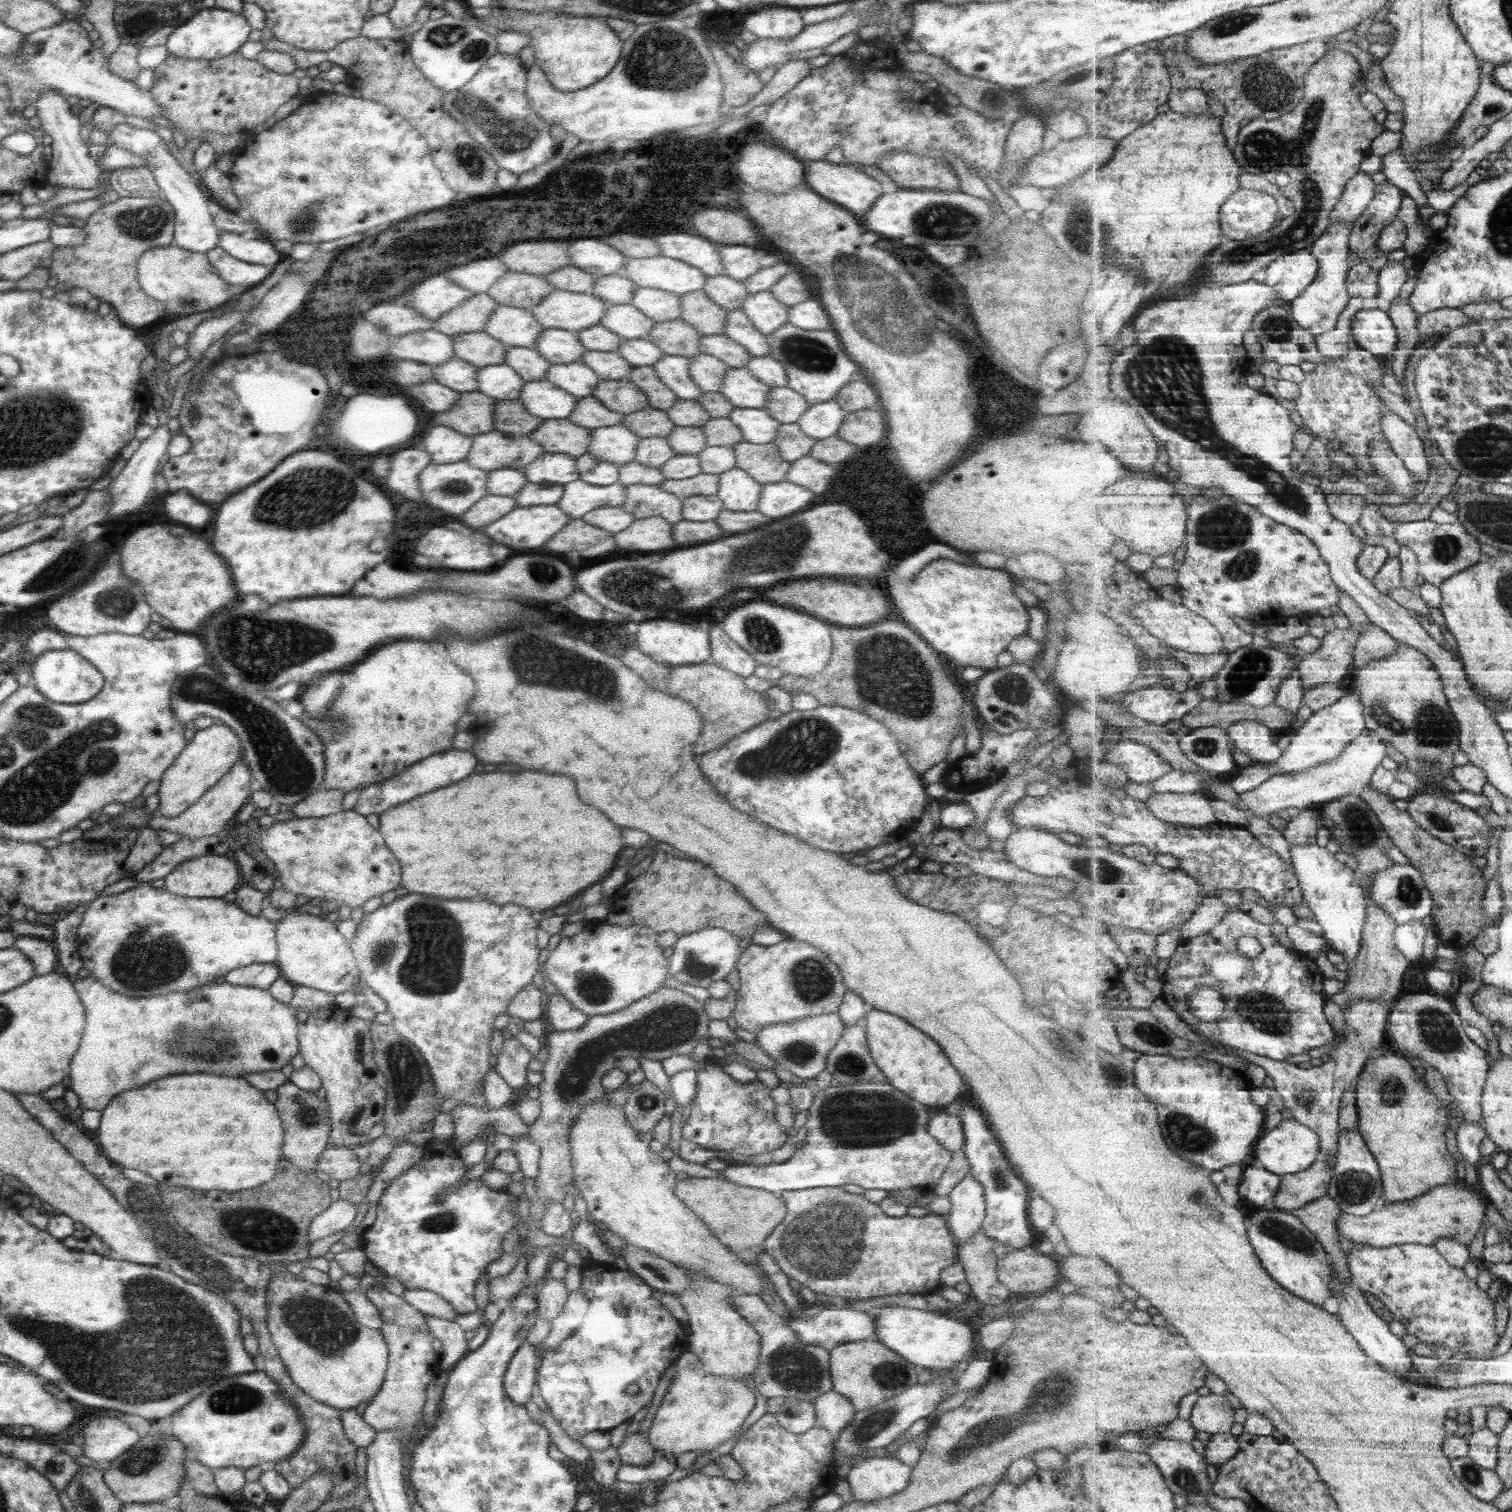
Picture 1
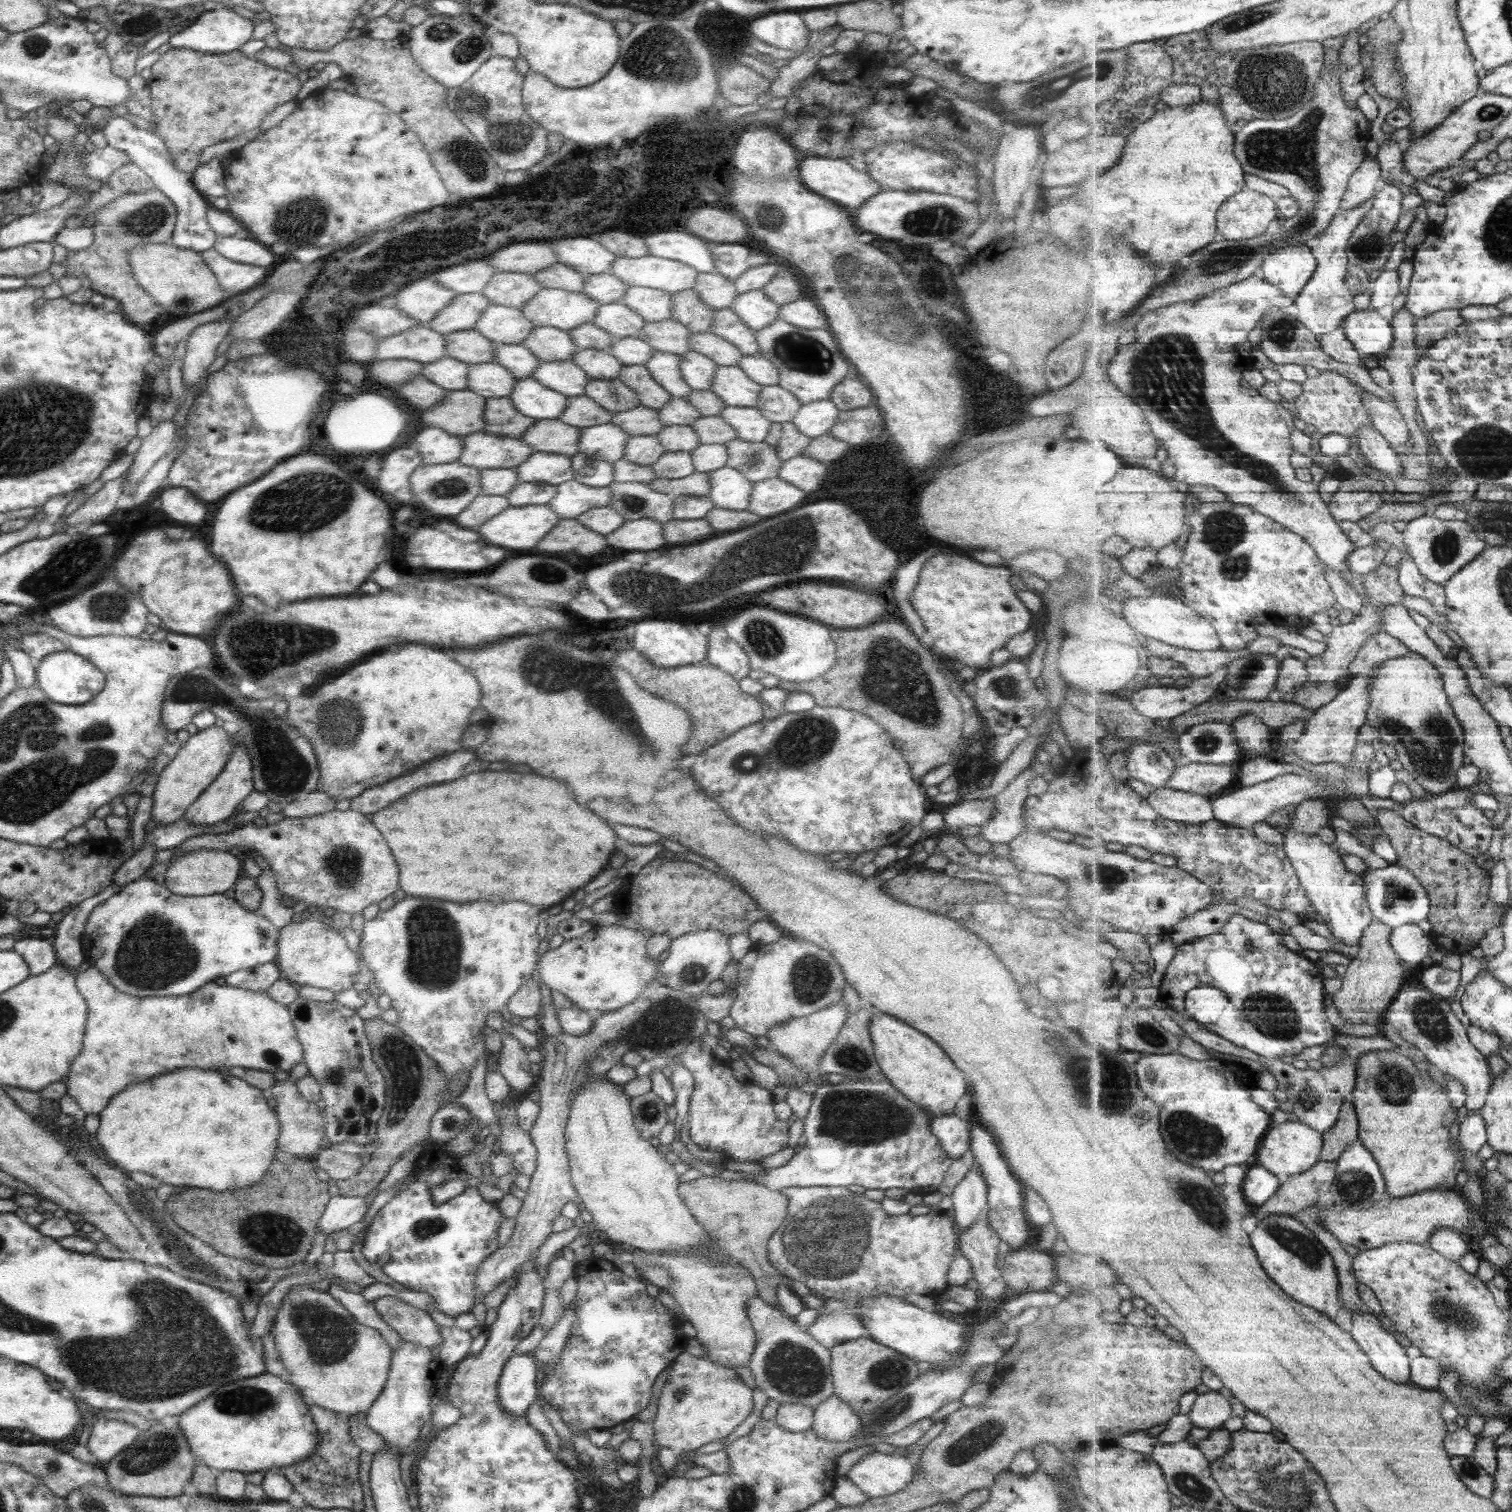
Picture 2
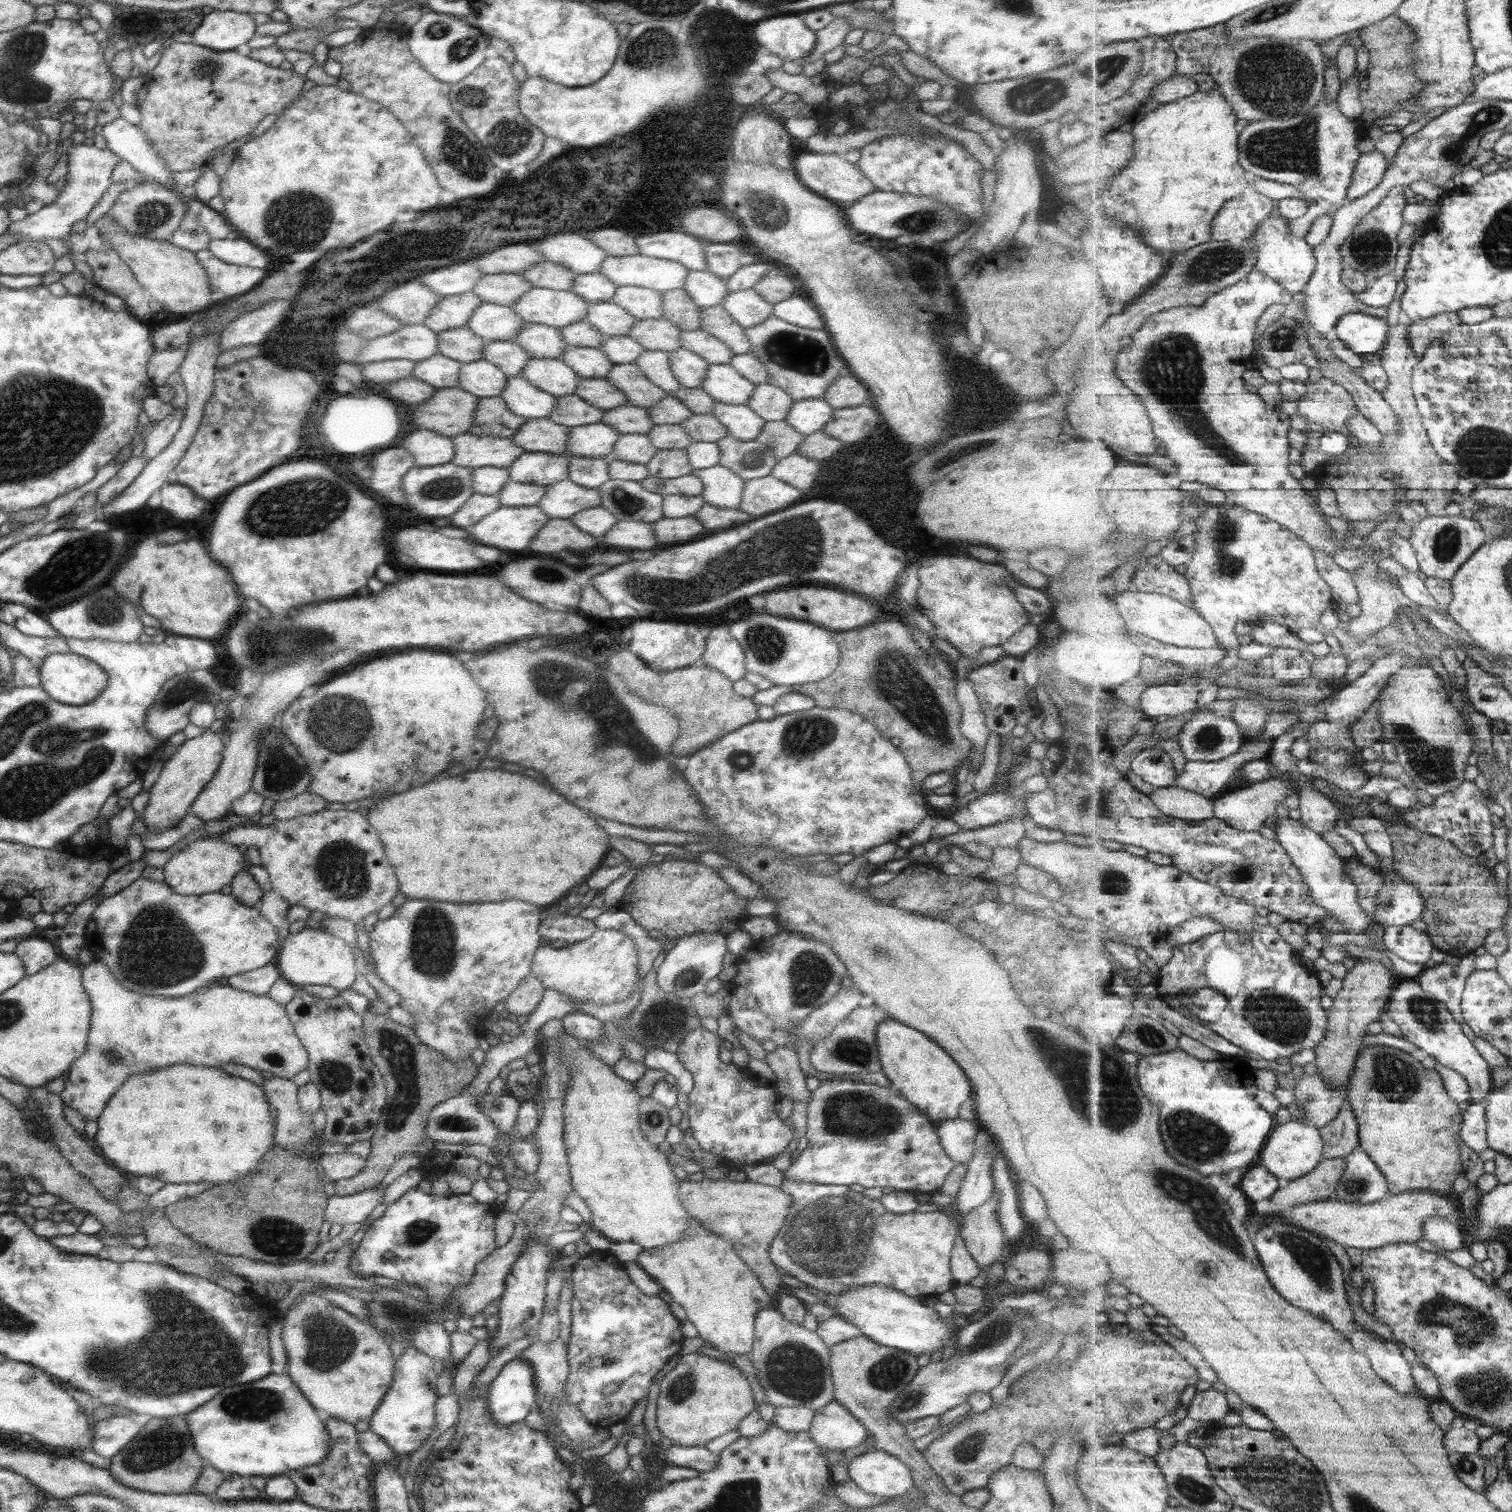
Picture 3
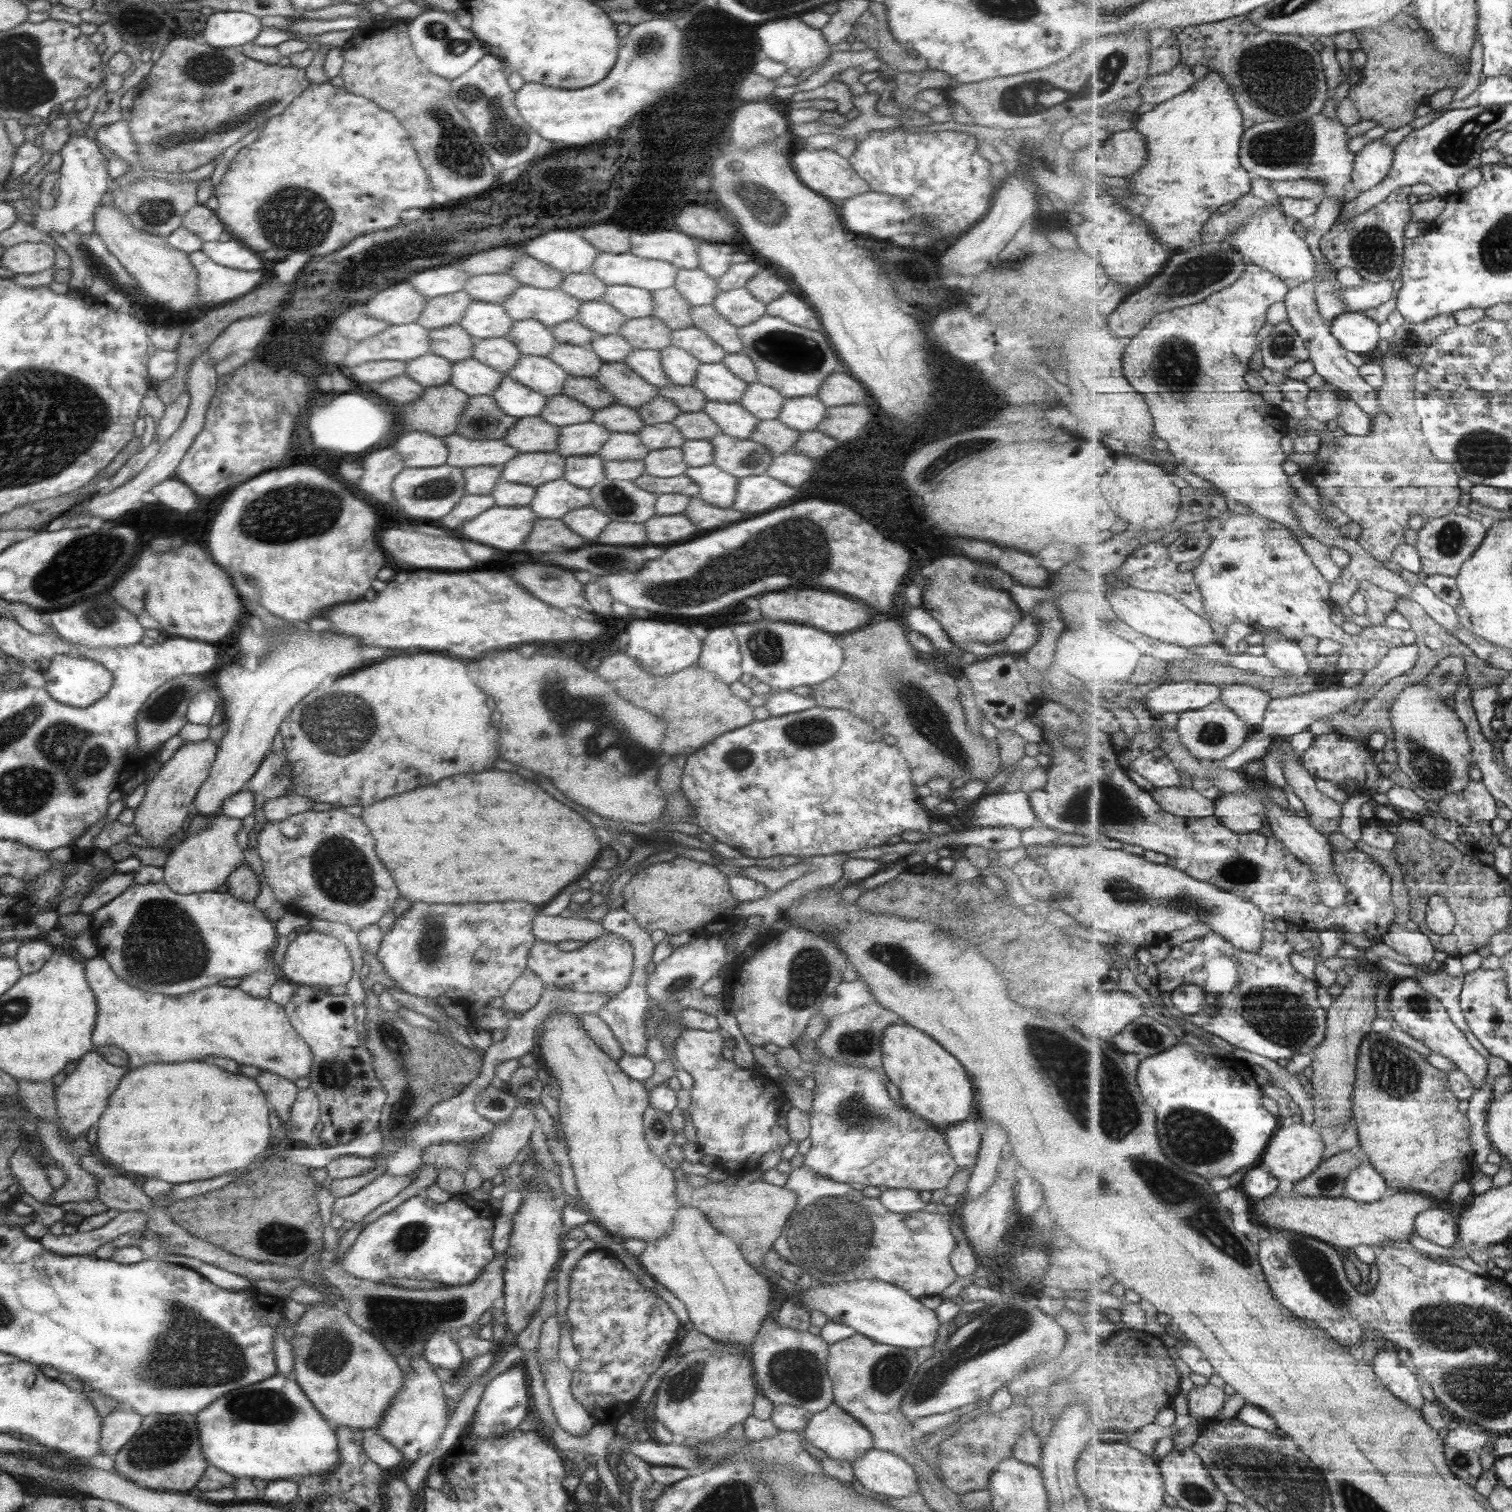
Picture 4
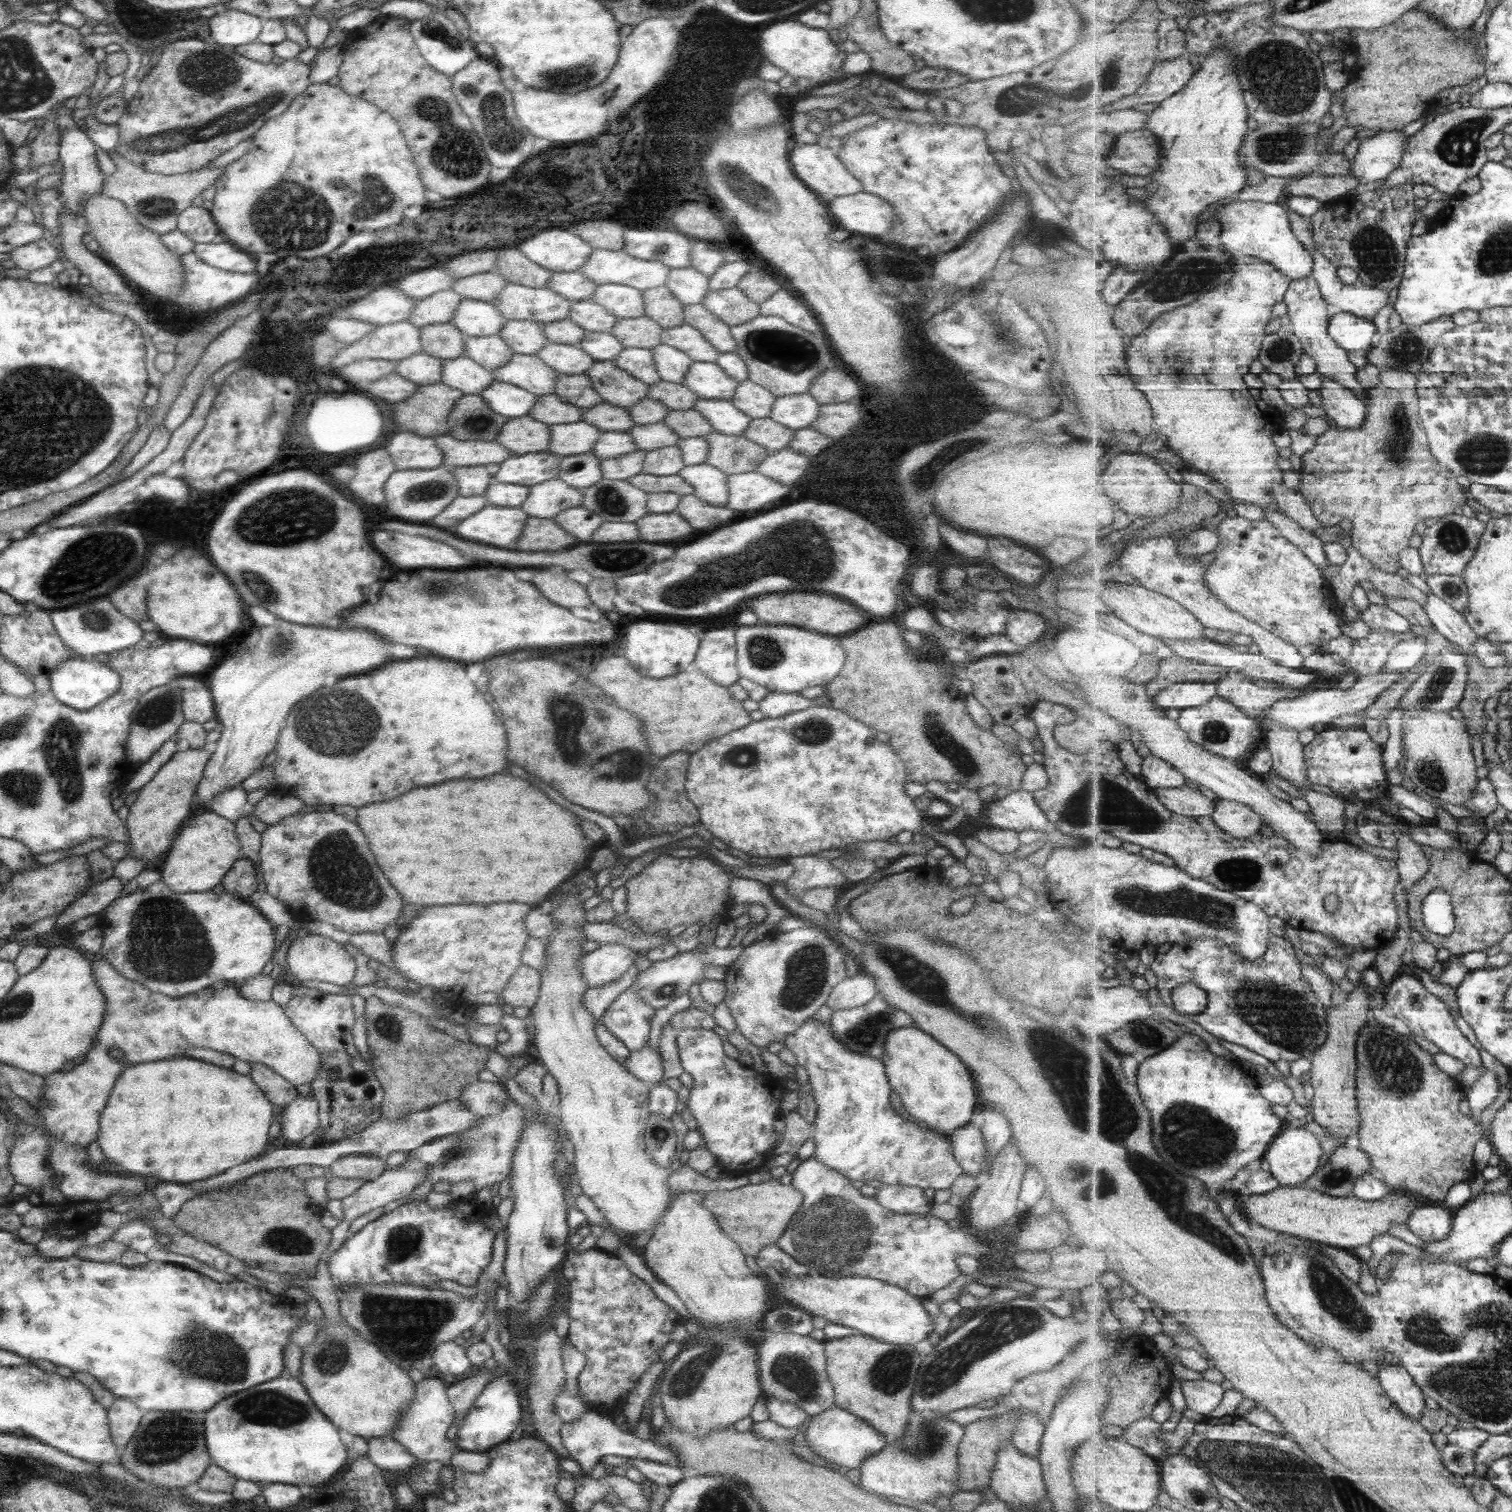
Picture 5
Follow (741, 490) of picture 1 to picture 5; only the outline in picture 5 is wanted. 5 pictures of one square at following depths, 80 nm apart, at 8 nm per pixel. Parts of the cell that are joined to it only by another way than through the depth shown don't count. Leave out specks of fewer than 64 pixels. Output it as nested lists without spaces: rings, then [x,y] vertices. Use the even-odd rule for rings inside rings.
[[[701,464],[681,467],[677,475],[691,486],[692,495],[711,506],[724,507],[727,500],[727,476],[712,466]]]

